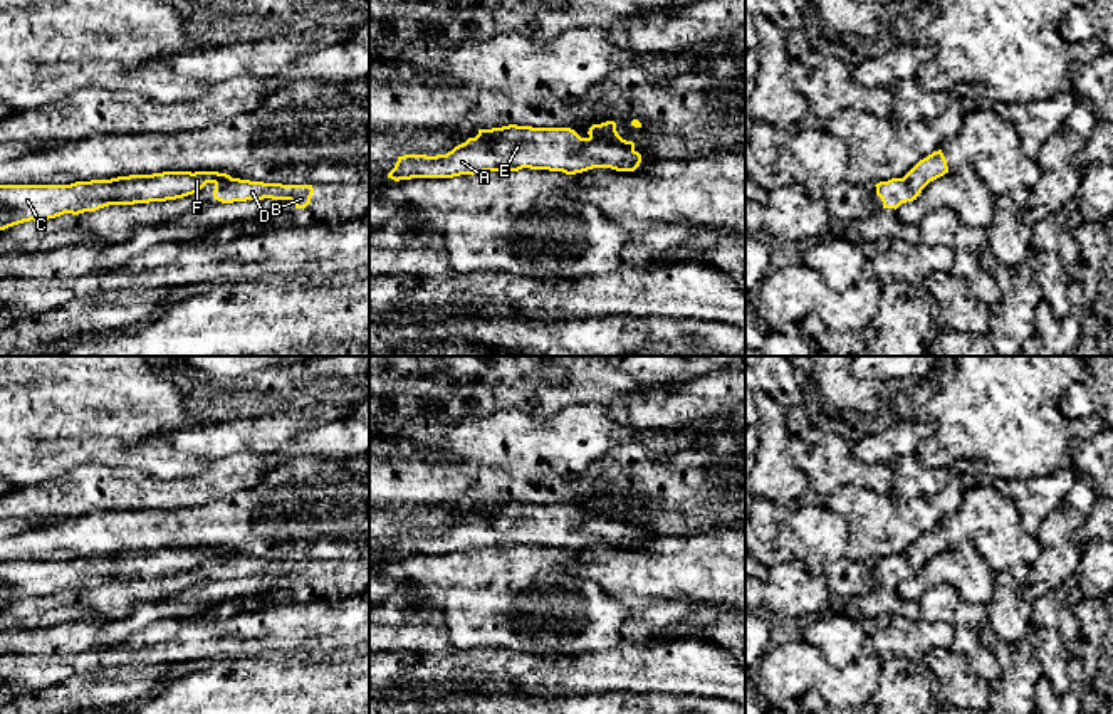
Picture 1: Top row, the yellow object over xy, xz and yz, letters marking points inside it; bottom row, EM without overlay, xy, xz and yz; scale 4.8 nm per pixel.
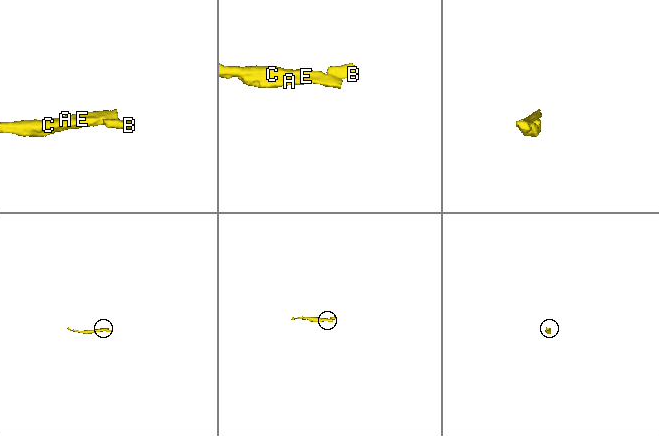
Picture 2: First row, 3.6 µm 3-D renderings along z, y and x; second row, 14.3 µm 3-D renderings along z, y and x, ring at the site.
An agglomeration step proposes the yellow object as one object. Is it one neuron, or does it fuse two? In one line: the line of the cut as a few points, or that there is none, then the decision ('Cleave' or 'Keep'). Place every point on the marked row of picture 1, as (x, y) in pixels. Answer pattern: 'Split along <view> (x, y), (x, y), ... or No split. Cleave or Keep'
Split along xz (590, 136), (633, 150). Cleave

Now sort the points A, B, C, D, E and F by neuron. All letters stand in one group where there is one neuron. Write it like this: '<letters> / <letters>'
A C E F / B D

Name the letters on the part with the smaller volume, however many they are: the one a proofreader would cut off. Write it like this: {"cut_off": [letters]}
{"cut_off": ["B", "D"]}

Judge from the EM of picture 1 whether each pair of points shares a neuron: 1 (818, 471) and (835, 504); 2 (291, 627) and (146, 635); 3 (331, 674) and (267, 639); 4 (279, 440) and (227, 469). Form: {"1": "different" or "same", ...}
{"1": "different", "2": "same", "3": "different", "4": "different"}

